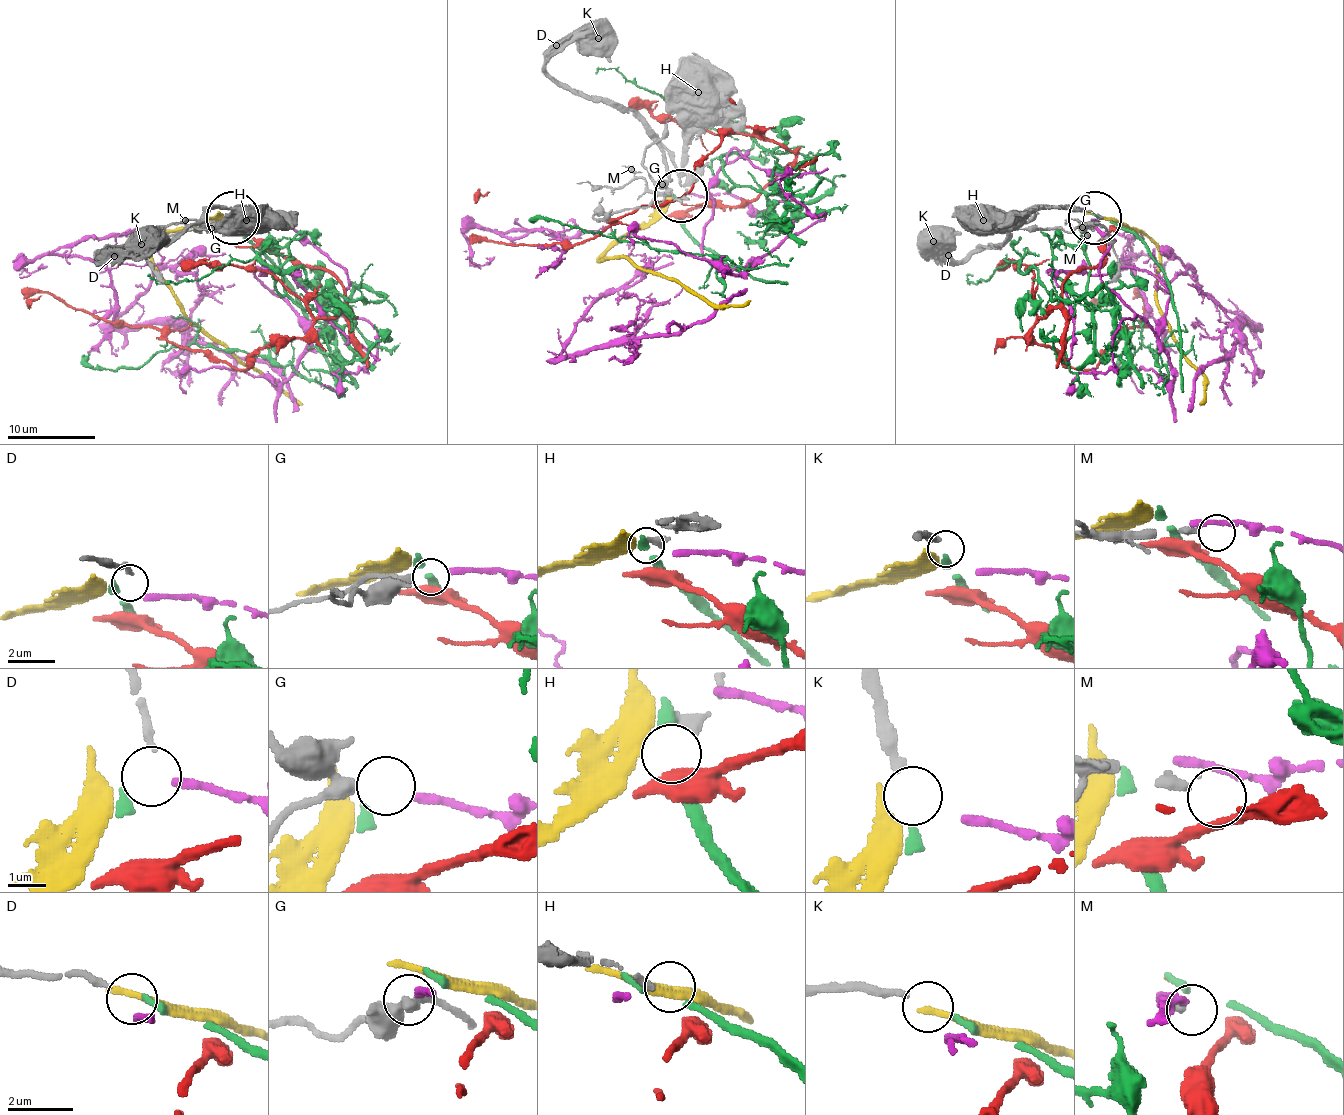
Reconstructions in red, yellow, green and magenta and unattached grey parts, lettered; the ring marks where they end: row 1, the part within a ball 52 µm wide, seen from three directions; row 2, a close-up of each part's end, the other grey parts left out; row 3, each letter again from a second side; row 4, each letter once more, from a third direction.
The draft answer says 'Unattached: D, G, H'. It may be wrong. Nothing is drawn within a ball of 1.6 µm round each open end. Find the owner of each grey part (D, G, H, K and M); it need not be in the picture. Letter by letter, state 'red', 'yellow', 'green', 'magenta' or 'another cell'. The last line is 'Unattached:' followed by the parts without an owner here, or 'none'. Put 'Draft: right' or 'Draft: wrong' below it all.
D: another cell
G: magenta
H: another cell
K: green
M: another cell
Unattached: D, H, M
Draft: wrong

